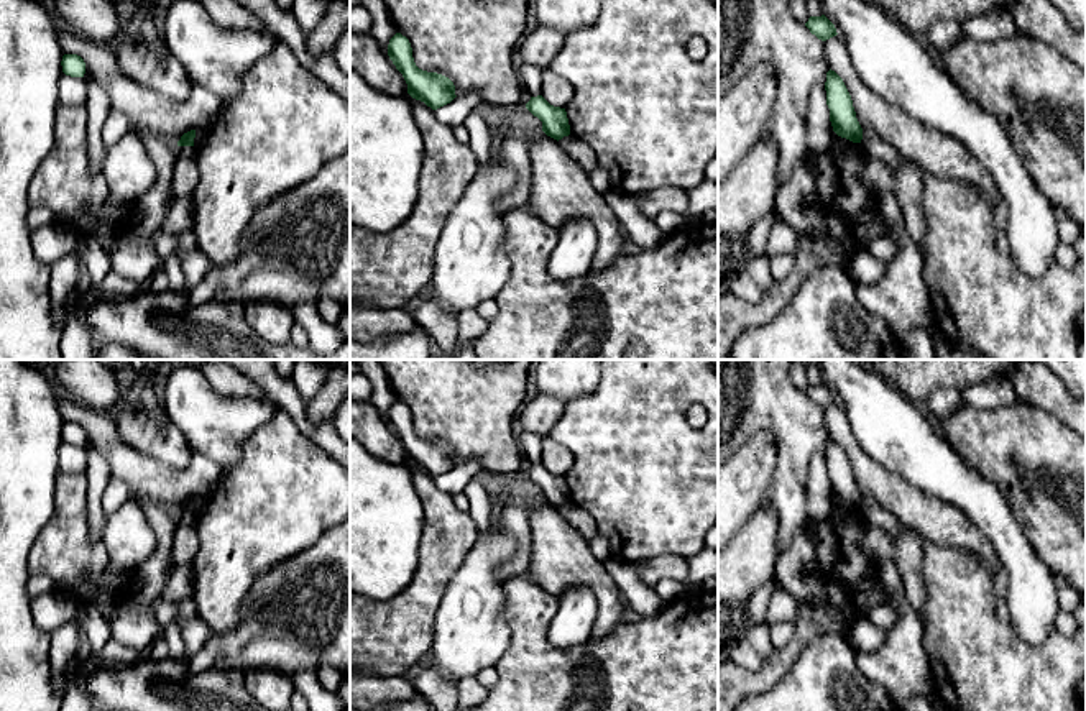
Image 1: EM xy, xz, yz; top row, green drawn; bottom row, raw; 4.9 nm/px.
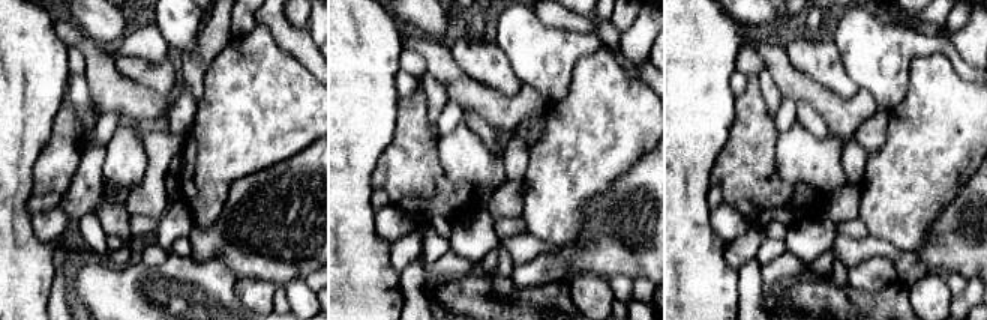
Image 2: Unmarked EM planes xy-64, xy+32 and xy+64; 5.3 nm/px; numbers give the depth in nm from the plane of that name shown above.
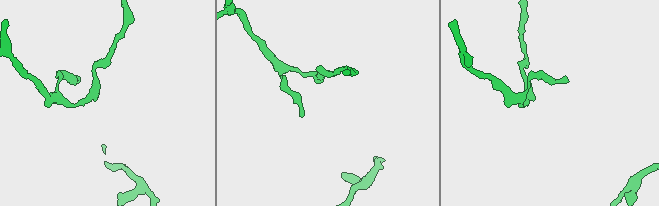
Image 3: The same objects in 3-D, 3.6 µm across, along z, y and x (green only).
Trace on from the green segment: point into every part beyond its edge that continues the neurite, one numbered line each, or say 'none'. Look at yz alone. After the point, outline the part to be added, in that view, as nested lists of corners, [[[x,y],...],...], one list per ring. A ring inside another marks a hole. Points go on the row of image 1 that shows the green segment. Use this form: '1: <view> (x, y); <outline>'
none

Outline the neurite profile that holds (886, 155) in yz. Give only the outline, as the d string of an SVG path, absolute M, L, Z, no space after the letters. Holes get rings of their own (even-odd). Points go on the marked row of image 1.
M863 130L861 146L877 159L881 169L892 171L902 161L897 149L871 130Z

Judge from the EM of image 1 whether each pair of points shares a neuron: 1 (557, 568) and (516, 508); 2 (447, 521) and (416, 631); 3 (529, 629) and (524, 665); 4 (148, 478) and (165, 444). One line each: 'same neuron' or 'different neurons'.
1: different neurons
2: same neuron
3: same neuron
4: different neurons

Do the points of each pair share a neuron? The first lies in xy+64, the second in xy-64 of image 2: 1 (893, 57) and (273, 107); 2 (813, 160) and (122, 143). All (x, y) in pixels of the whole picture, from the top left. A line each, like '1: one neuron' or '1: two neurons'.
1: two neurons
2: one neuron

